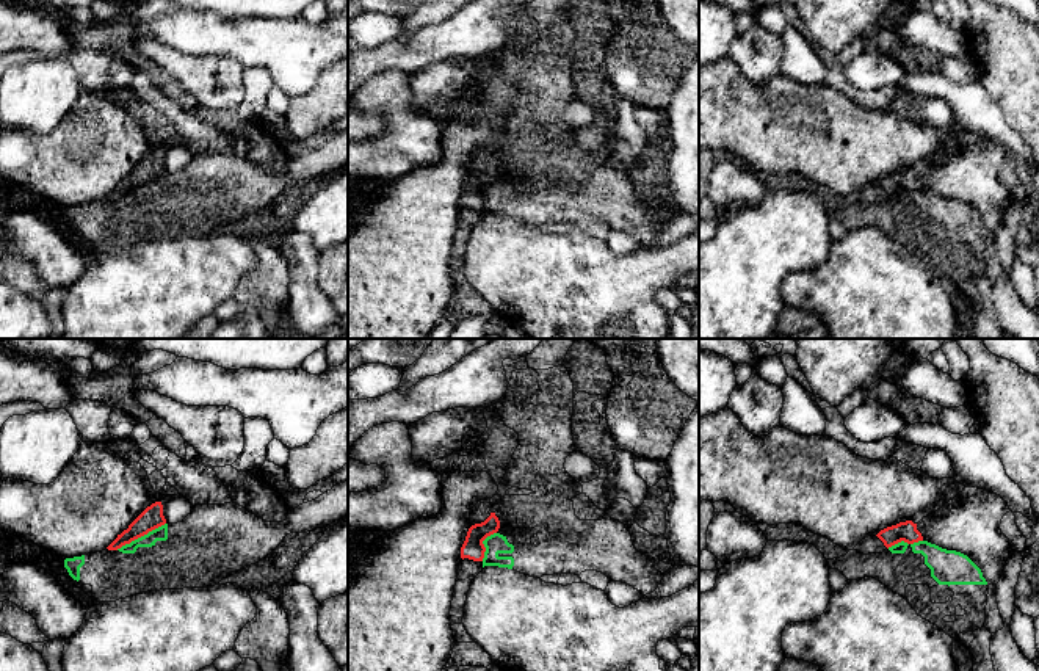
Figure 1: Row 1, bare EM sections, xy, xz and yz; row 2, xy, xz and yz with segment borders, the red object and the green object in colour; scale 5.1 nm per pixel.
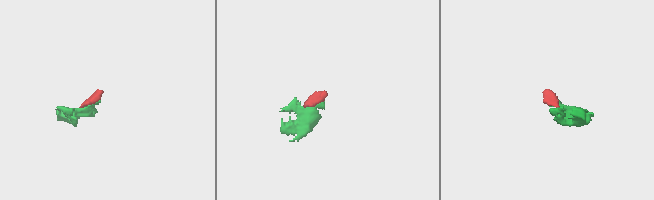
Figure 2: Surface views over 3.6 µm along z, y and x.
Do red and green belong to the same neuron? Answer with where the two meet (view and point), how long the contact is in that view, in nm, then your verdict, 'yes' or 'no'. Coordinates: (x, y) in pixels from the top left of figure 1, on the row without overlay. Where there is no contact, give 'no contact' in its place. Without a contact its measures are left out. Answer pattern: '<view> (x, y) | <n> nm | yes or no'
xy (140, 185) | 300 nm | no

